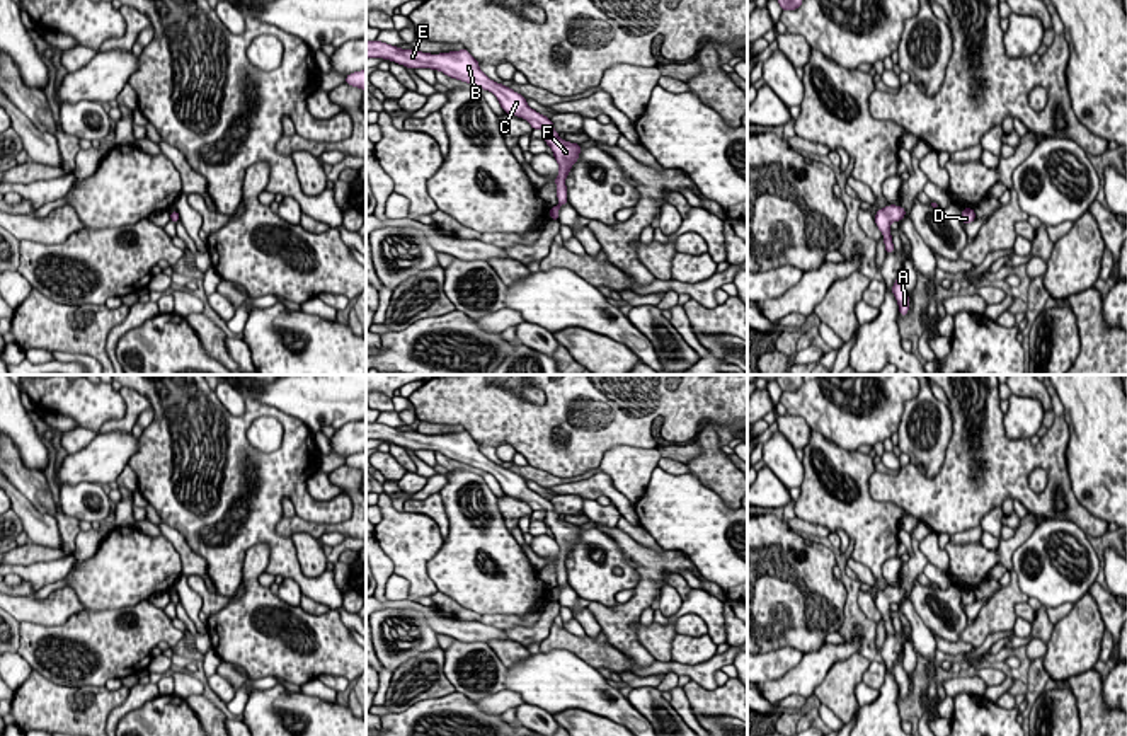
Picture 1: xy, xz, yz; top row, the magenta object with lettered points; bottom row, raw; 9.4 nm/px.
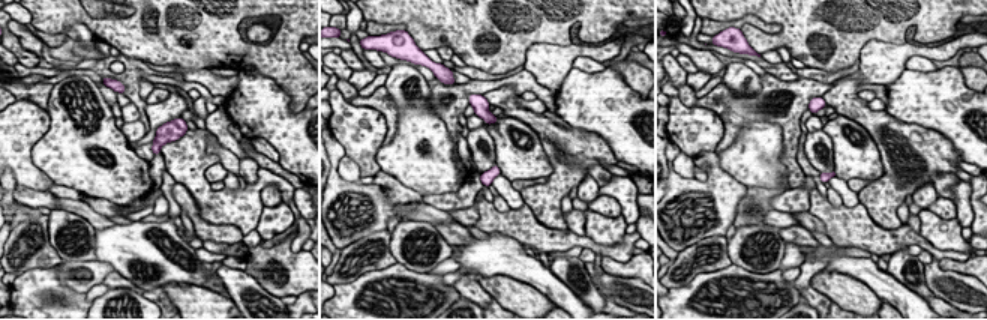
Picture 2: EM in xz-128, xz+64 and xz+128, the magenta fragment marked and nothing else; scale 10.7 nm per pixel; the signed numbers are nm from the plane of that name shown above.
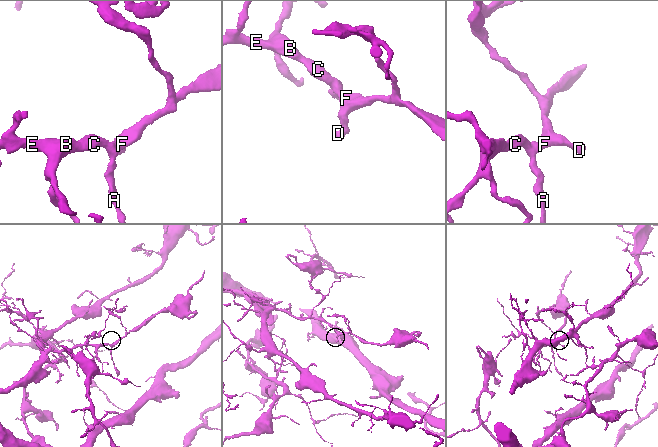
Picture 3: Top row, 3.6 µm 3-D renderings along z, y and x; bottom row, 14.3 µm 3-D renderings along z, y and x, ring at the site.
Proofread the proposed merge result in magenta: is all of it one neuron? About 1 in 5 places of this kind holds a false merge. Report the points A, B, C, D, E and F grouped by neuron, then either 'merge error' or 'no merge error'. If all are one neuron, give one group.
A B C D E F; no merge error

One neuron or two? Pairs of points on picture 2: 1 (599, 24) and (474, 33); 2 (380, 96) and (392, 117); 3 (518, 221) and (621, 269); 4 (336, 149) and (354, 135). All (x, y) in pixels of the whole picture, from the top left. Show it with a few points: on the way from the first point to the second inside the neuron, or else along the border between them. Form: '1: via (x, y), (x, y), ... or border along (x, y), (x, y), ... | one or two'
1: via (567, 20), (540, 23), (528, 33), (506, 33) | one
2: via (381, 101), (390, 113) | one
3: border along (602, 256), (620, 262), (627, 262), (633, 256) | two
4: border along (335, 137), (344, 152), (357, 164), (360, 175) | two

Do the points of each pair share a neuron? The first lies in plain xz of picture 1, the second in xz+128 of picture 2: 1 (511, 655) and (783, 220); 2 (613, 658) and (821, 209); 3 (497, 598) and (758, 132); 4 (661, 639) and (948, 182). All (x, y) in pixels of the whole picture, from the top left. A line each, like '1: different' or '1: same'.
1: different
2: same
3: same
4: different

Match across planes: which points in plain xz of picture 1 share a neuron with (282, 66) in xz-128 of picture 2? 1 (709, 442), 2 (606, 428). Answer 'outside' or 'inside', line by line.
1: inside
2: inside

